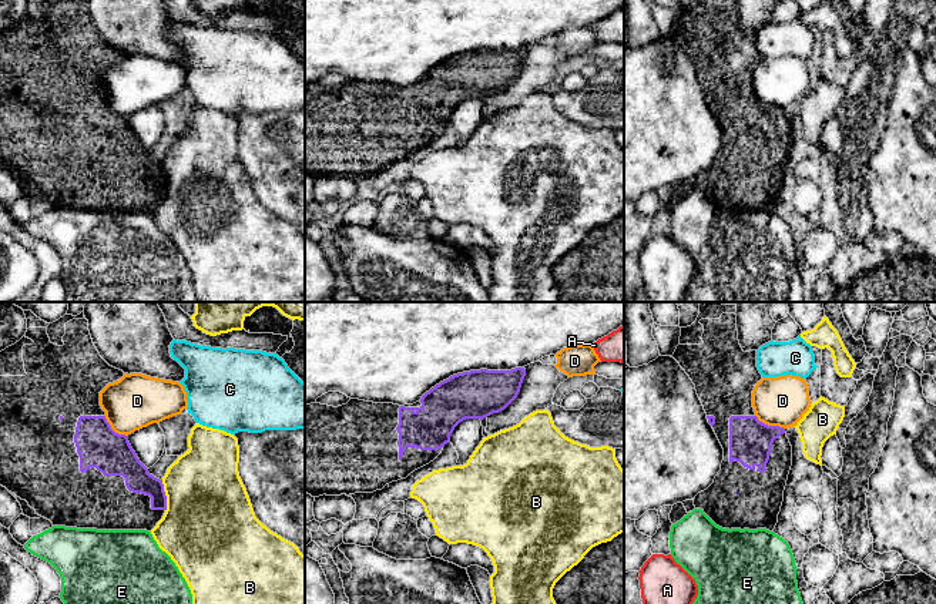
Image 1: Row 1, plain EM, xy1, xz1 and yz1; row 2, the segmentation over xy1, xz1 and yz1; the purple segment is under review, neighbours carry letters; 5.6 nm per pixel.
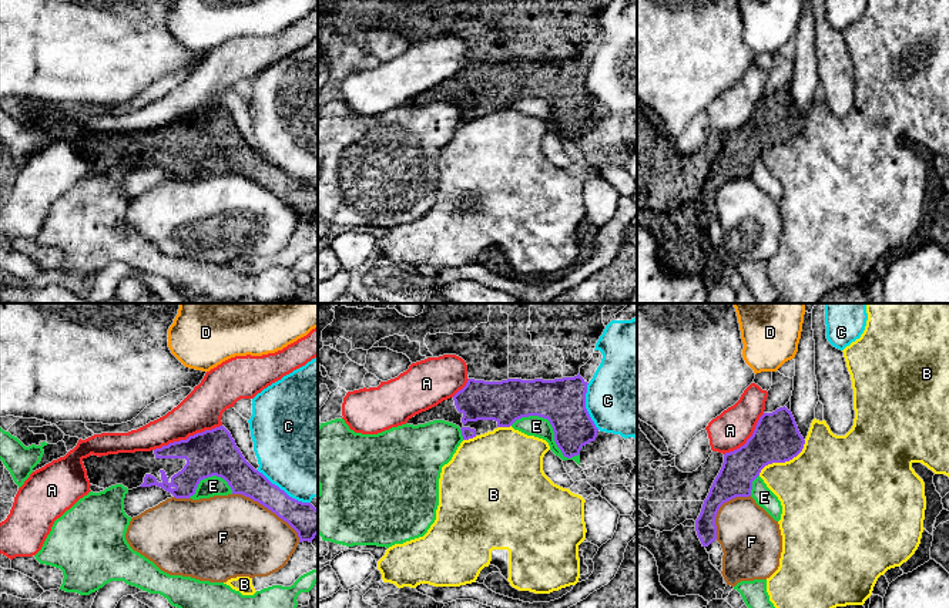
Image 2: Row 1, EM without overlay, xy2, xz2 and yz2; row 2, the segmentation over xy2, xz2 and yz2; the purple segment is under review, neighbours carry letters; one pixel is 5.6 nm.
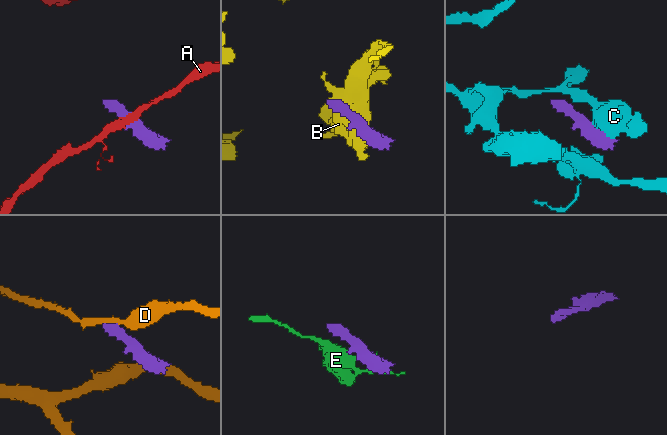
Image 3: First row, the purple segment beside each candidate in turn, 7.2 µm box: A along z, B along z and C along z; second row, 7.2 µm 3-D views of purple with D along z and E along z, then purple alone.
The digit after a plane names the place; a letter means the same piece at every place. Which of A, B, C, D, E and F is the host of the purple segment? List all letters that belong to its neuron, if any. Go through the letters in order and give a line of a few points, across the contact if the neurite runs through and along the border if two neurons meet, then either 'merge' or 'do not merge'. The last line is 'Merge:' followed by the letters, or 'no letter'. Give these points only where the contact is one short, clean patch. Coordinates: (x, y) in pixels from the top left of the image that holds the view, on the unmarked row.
A: do not merge
B: do not merge
C: do not merge
D: yz1 (755, 96), (760, 101), (784, 110) | do not merge
E: do not merge
F: do not merge
Merge: no letter

